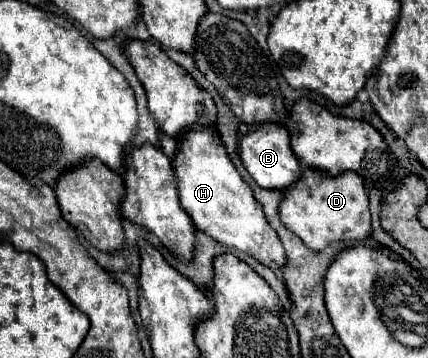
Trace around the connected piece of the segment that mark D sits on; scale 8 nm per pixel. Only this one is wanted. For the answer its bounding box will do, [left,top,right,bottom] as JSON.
[279,168,371,250]

